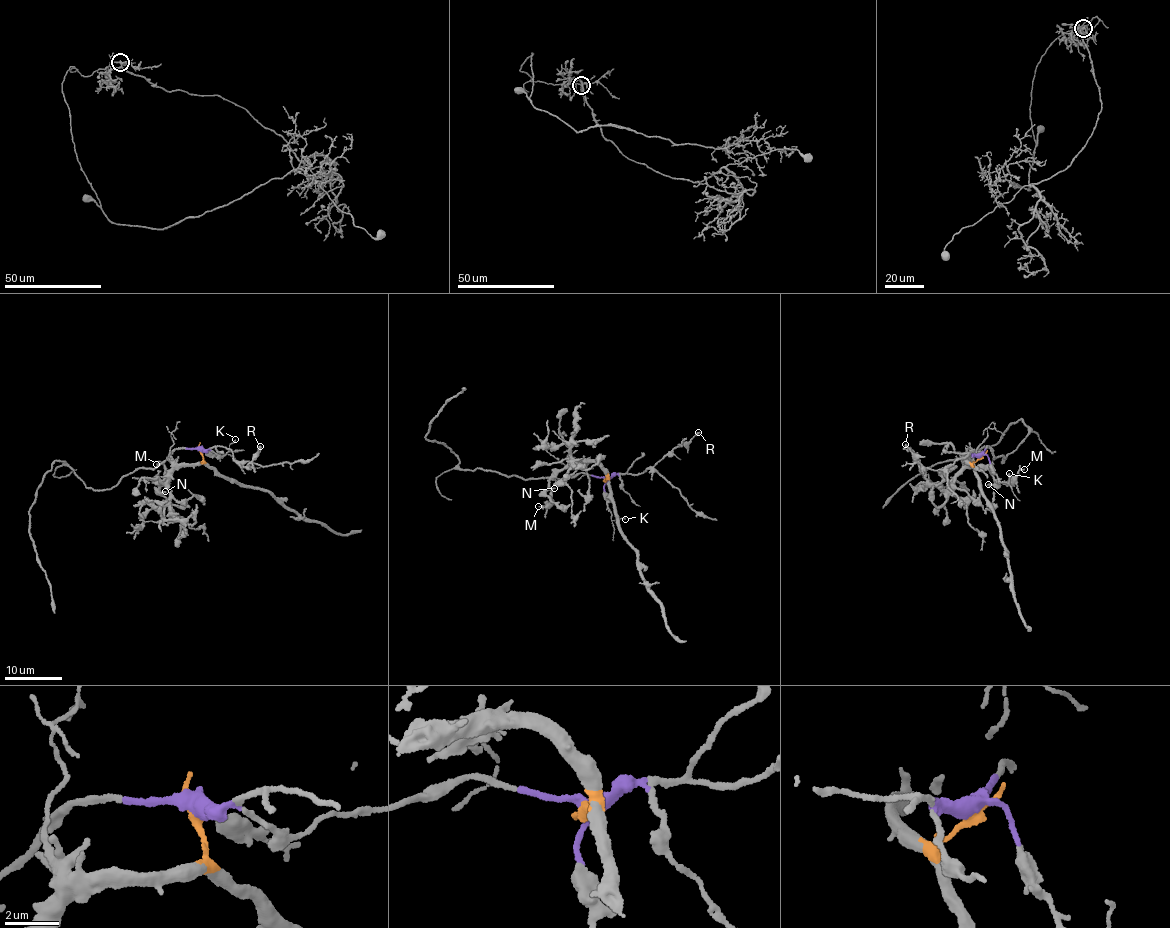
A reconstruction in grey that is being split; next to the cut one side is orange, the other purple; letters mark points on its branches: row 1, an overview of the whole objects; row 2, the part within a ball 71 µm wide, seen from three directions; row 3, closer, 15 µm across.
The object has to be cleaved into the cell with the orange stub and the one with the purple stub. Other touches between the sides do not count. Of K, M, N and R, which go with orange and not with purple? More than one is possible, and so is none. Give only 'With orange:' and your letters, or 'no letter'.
With orange: M, N

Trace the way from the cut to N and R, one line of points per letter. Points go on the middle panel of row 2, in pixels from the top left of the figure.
N: (605, 479), (608, 475), (589, 462), (564, 466), (549, 479), (546, 491), (555, 487)
R: (605, 479), (610, 480), (616, 475), (636, 476), (699, 432)

